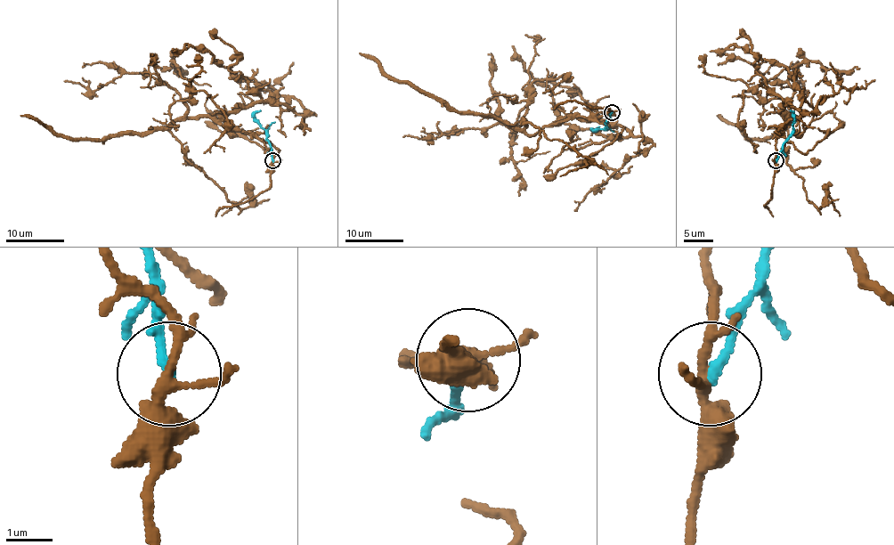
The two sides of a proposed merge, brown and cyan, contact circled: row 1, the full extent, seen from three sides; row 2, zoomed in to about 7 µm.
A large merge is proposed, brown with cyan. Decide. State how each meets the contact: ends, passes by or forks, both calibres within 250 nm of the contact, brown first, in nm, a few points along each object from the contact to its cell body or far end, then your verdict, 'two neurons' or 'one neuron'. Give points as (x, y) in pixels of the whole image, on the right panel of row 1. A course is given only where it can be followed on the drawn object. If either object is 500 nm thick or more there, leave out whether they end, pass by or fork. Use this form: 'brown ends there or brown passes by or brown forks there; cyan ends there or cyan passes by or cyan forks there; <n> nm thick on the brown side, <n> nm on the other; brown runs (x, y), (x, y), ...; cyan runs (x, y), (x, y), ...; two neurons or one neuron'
brown forks there; cyan ends there; 200 nm thick on the brown side, 200 nm on the other; brown runs (776, 160), (776, 141), (786, 125), (779, 112), (784, 102), (800, 109), (793, 77), (736, 45), (709, 52); cyan runs (776, 160), (792, 132), (793, 116), (791, 109); two neurons

